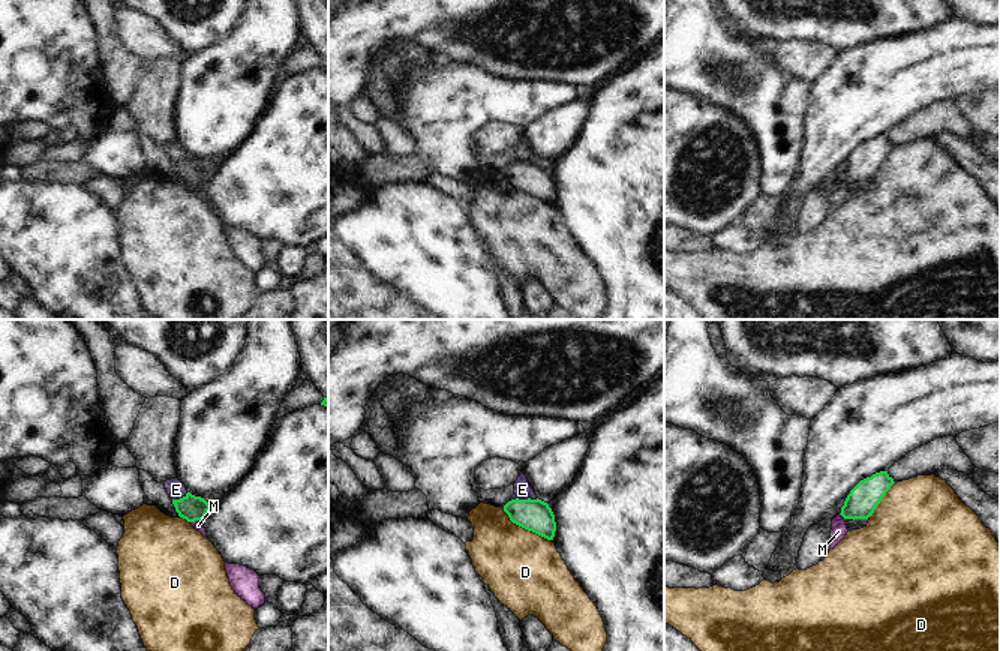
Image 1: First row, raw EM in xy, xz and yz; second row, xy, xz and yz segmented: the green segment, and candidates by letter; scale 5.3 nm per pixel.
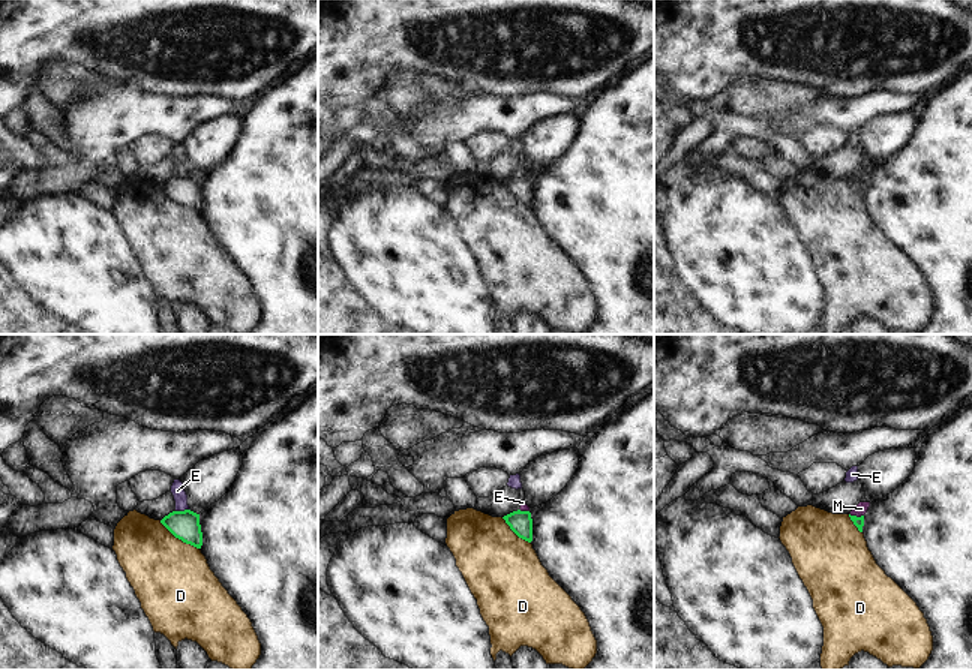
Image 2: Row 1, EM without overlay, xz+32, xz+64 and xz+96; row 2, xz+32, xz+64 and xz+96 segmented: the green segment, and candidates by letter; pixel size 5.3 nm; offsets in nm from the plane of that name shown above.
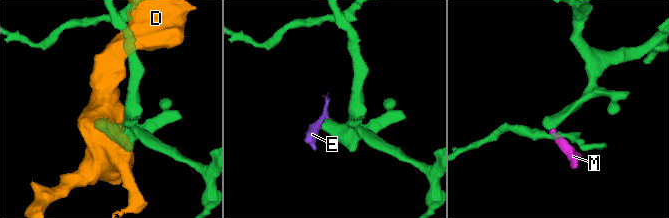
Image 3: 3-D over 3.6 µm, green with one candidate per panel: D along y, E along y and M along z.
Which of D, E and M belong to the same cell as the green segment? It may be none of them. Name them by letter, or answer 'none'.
none

